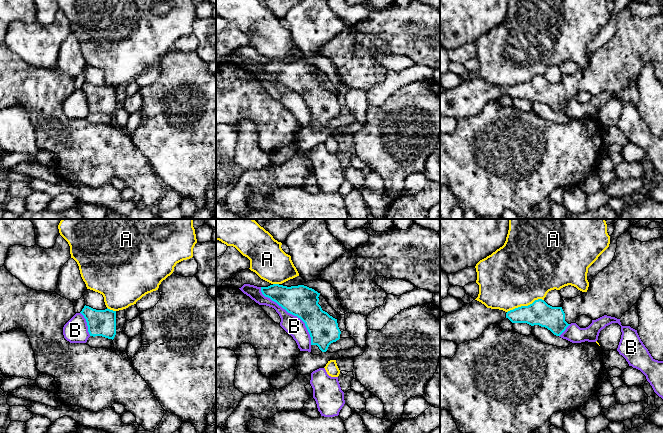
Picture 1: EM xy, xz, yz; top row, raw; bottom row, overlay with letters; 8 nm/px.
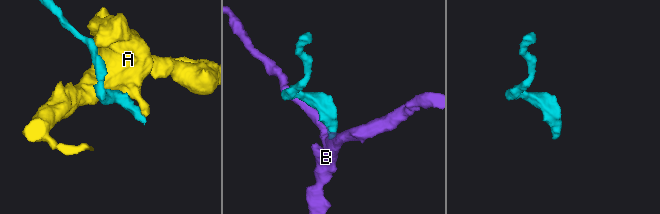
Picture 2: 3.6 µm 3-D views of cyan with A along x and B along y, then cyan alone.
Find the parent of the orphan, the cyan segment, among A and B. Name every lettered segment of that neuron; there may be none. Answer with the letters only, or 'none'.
none

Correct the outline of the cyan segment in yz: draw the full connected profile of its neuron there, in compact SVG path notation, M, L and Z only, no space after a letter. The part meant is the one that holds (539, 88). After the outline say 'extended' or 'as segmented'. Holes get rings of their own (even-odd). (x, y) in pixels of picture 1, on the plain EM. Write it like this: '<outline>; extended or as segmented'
M625 7L617 15L615 32L611 39L589 59L588 66L575 74L565 75L561 83L552 83L544 76L535 76L528 82L521 82L505 88L487 84L477 76L464 81L457 87L446 89L440 94L440 115L453 117L457 121L477 115L491 100L500 100L508 94L512 99L539 101L560 112L566 104L575 99L581 91L596 96L604 91L620 95L639 76L642 68L651 63L657 79L663 84L663 13L641 18Z; extended

